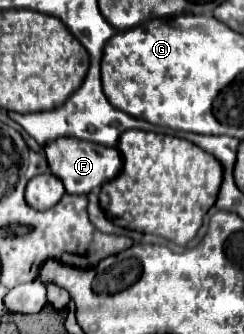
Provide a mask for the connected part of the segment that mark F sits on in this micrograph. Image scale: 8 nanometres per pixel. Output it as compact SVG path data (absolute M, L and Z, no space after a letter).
M56 140L54 144L46 144L44 150L46 150L46 158L52 174L62 180L68 194L88 194L92 188L98 188L114 180L114 176L118 176L118 172L122 170L122 156L118 148L102 148L100 144L82 144L82 140Z

